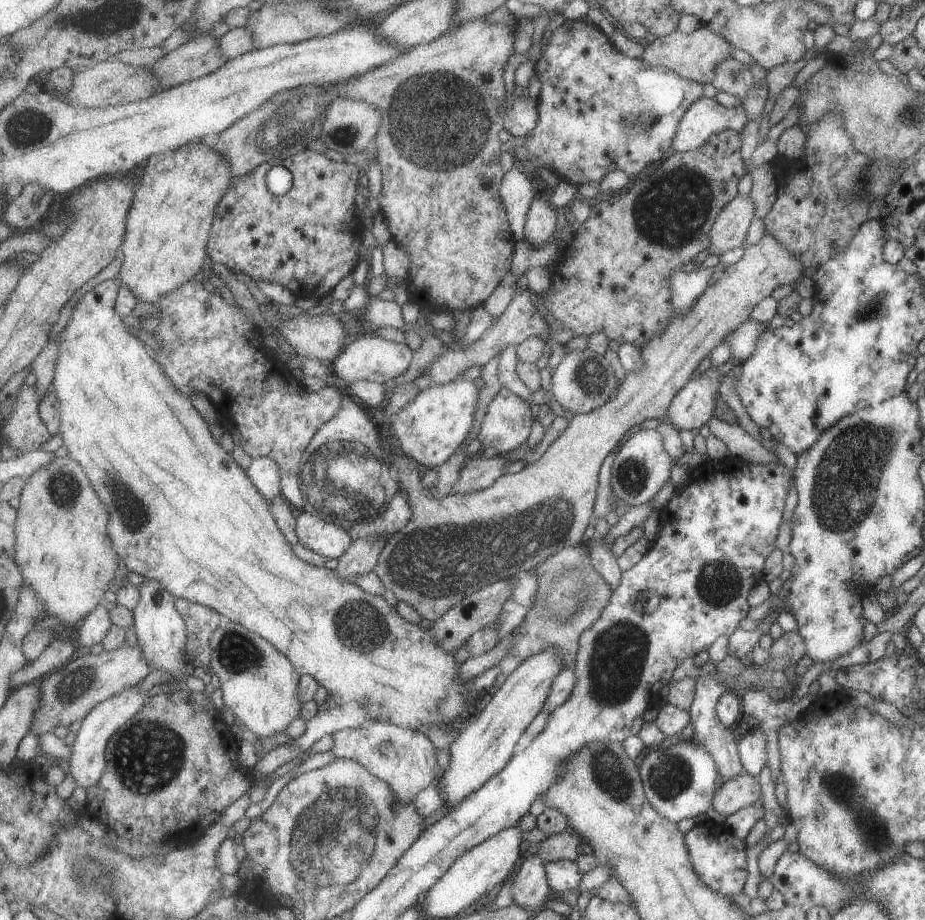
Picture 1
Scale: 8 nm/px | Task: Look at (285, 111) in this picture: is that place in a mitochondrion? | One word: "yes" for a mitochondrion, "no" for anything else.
yes

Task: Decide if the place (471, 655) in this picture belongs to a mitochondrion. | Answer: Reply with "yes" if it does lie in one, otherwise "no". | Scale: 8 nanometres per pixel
no

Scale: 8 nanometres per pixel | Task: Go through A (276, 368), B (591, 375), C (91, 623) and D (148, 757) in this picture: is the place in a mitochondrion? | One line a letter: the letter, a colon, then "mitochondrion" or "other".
A: other
B: mitochondrion
C: other
D: mitochondrion

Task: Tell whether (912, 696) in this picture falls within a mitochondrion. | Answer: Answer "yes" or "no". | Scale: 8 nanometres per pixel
no

